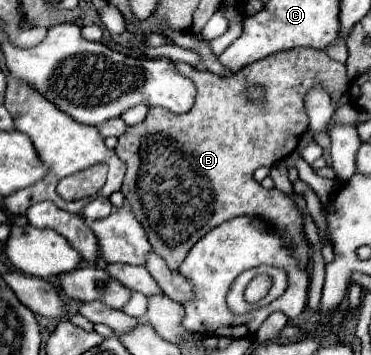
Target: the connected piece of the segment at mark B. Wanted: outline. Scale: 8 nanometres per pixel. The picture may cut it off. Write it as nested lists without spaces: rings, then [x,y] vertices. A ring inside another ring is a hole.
[[[298,46],[292,50],[270,54],[268,58],[250,64],[228,78],[216,76],[208,70],[196,70],[188,64],[176,64],[176,68],[198,88],[192,110],[186,114],[172,114],[164,108],[150,108],[146,120],[138,126],[130,126],[130,130],[120,136],[116,146],[118,158],[128,164],[122,192],[126,196],[126,202],[132,206],[134,214],[142,222],[154,252],[162,256],[172,270],[176,270],[184,262],[190,248],[212,228],[236,216],[258,216],[274,226],[274,230],[284,238],[284,244],[290,248],[292,256],[298,258],[298,266],[306,268],[308,242],[304,236],[302,210],[296,206],[290,194],[284,194],[280,190],[264,190],[254,180],[254,170],[258,166],[272,166],[286,154],[294,152],[300,136],[308,128],[308,114],[304,106],[308,90],[322,88],[328,94],[344,94],[348,90],[346,66],[330,60],[324,50]],[[248,86],[262,86],[264,100],[250,100]]]

